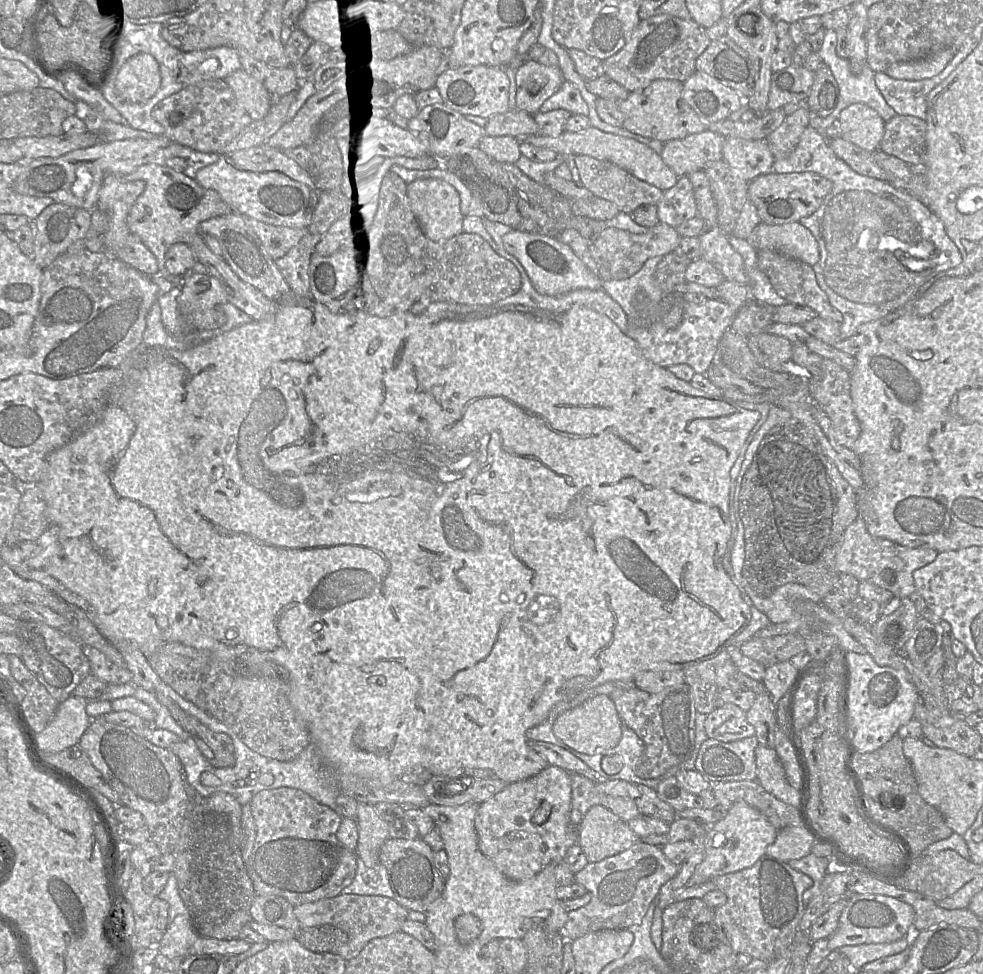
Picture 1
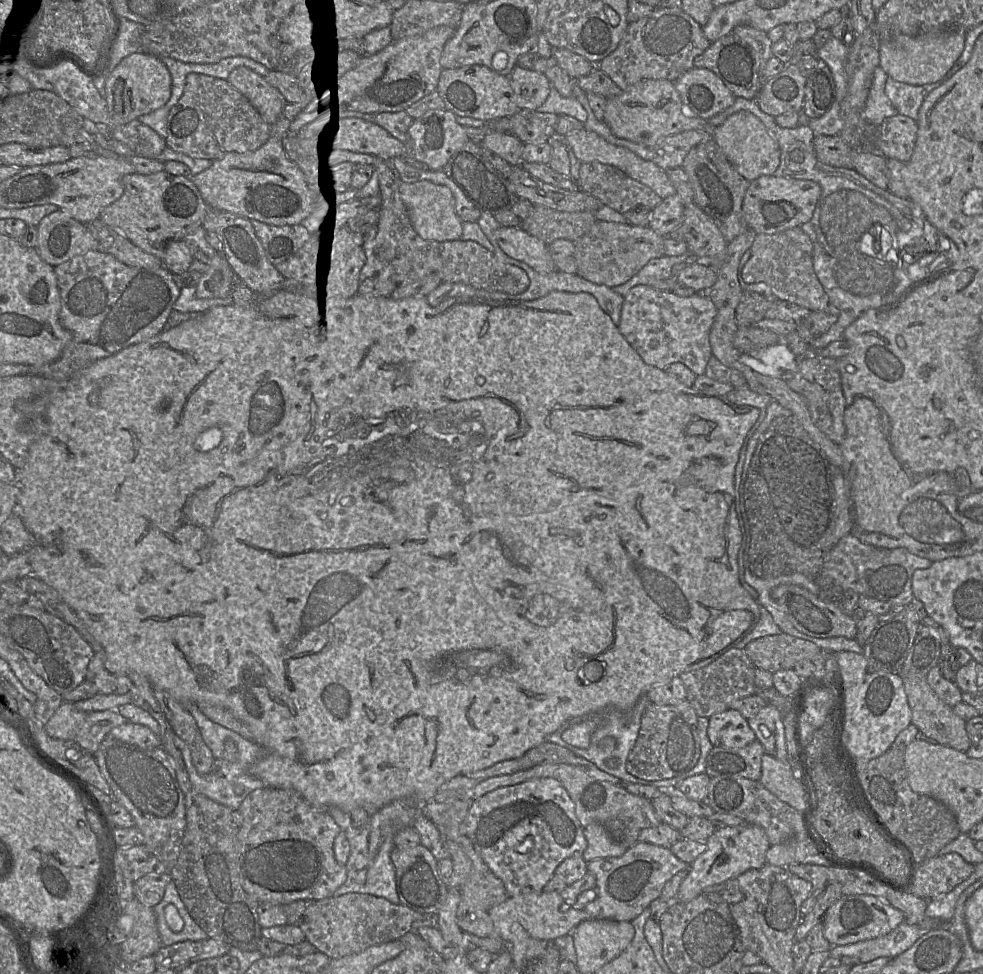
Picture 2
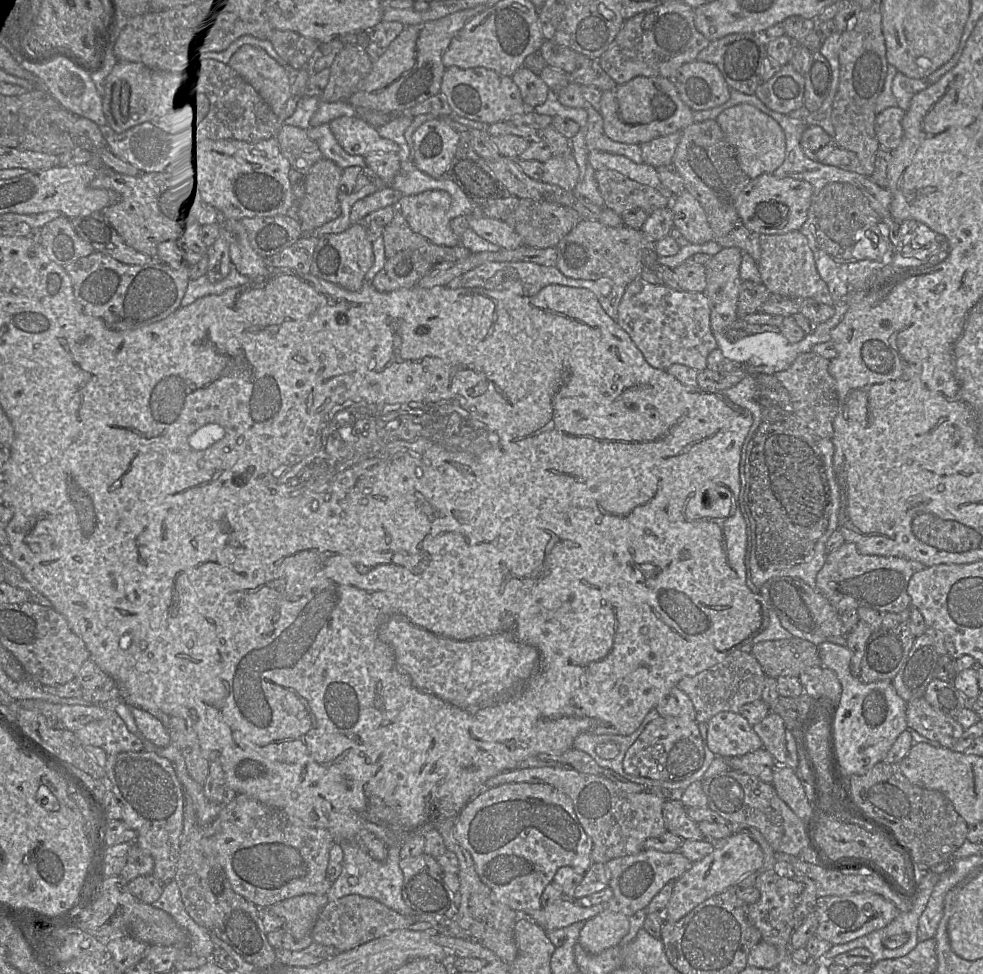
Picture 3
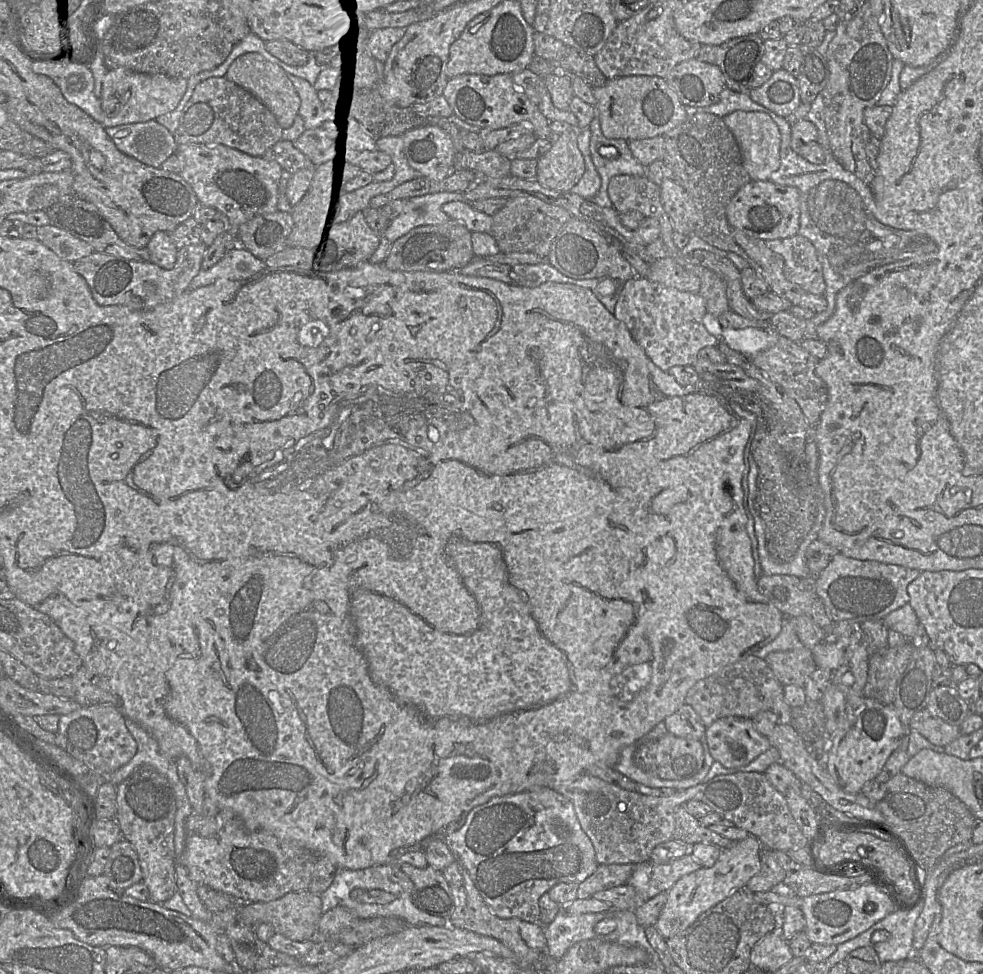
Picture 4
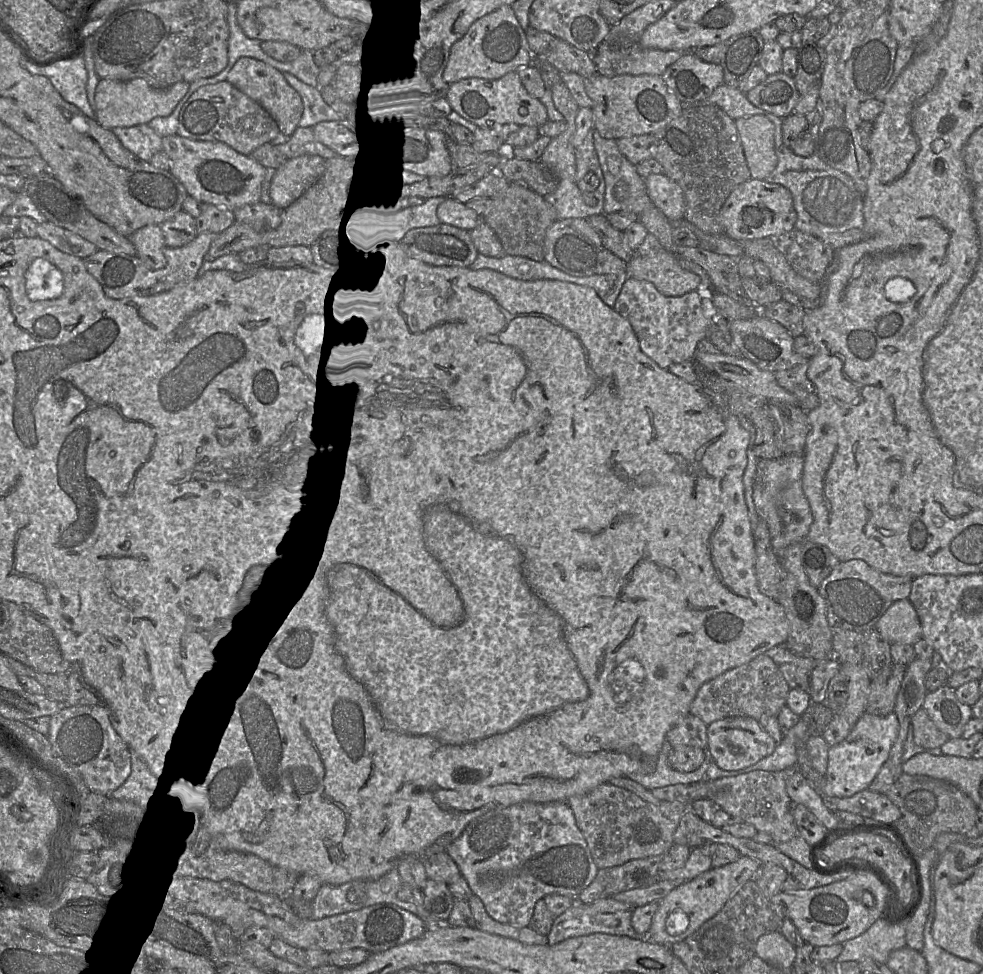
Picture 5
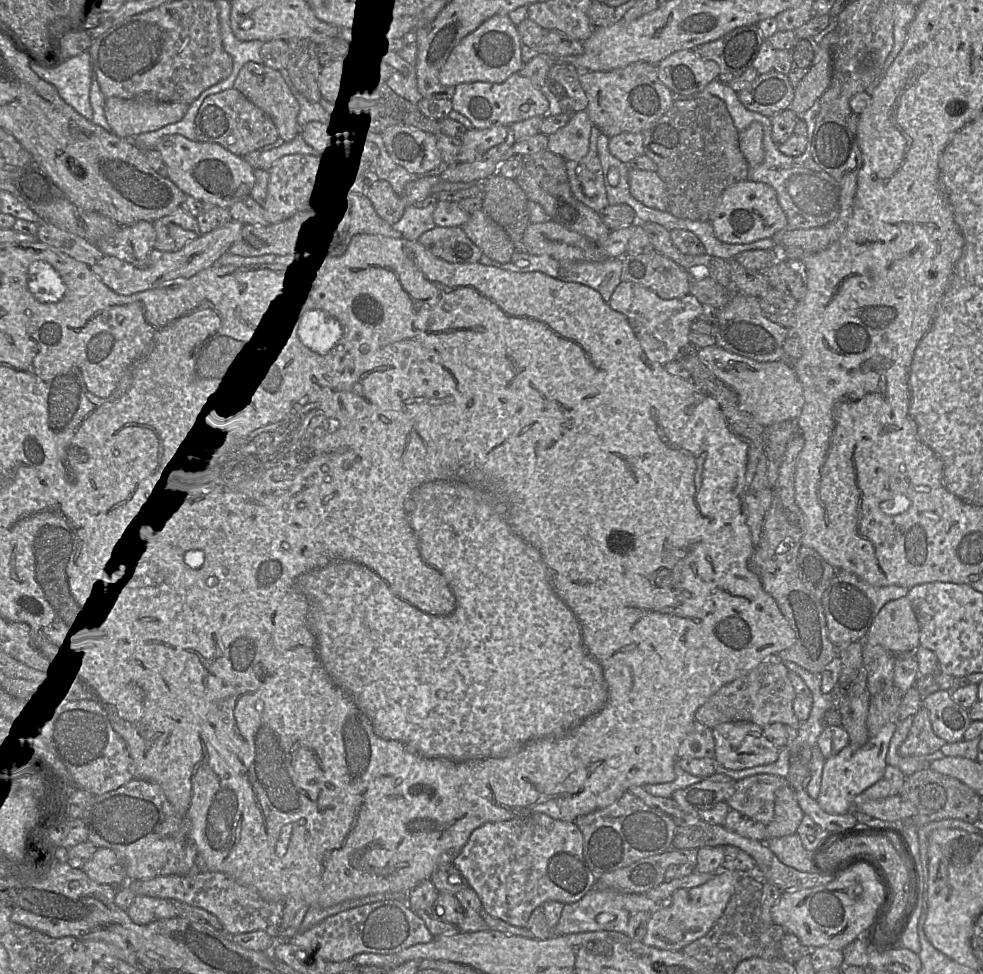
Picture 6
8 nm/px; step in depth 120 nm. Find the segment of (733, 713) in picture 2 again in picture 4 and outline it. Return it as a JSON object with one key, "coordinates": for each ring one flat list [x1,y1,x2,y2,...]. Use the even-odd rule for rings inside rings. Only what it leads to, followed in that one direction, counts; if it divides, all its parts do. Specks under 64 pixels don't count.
{"coordinates":[[721,717,706,728,705,736,711,756,726,768,748,765,771,747,768,738,755,730,750,718]]}

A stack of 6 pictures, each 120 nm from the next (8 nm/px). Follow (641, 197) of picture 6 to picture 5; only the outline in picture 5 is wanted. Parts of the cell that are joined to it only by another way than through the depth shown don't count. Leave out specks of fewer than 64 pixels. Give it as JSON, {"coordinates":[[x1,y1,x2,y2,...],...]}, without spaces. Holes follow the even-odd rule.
{"coordinates":[[650,174,644,181,650,200,670,222,684,219,685,197,677,183,665,174]]}

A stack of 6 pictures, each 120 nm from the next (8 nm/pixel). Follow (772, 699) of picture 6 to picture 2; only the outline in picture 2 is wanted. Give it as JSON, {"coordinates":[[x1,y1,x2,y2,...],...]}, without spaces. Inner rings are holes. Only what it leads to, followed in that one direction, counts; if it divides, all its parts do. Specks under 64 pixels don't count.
{"coordinates":[[731,648,710,664,682,673,680,677,687,690,687,700,698,716,710,718,716,713,730,709,734,701,756,694,755,669,743,649]]}

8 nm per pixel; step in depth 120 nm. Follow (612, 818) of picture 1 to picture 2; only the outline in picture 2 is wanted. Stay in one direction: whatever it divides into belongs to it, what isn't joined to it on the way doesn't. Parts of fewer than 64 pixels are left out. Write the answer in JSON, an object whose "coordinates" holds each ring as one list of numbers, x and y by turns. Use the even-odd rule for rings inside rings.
{"coordinates":[[593,822,584,827,587,847,582,853,586,862,599,858,619,857,627,851,627,847,614,840,607,829,600,823]]}

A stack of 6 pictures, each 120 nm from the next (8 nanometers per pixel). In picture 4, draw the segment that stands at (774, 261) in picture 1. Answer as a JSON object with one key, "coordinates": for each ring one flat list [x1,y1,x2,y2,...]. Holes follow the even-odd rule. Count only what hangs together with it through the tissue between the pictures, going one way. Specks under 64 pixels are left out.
{"coordinates":[[795,234,791,237,764,240,766,245,783,259,783,274,791,283,816,295,824,295,826,283,822,265,815,247,805,237]]}

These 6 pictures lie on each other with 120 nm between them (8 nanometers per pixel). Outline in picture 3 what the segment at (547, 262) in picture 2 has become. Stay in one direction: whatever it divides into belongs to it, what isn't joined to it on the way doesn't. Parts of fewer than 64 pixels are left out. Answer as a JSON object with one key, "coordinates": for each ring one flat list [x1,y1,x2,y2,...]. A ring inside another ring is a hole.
{"coordinates":[[487,216,469,217,469,228,501,249,516,249,523,245,521,237,506,222]]}

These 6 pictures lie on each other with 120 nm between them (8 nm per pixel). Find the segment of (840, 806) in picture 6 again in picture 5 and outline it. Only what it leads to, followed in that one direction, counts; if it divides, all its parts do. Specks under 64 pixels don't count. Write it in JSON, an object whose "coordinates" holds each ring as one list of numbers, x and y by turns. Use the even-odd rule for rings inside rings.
{"coordinates":[[864,712,852,727,849,735,842,742,829,748,824,794,844,798,868,789,870,783,886,762,898,731,899,722,895,712,885,716]]}

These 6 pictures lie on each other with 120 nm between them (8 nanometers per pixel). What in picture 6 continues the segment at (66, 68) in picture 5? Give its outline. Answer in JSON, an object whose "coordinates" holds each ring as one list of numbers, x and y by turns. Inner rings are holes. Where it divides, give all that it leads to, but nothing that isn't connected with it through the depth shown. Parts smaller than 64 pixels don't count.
{"coordinates":[[88,51,50,65,29,61,29,66,39,78,54,86,68,105,92,120,89,94,93,70]]}

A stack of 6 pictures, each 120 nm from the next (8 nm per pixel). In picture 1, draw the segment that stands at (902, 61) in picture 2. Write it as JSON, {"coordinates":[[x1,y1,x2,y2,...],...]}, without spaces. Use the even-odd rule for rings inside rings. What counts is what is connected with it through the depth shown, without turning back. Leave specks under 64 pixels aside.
{"coordinates":[[942,49,928,57,890,64,885,73,895,79,922,80,938,75,955,56,956,50]]}

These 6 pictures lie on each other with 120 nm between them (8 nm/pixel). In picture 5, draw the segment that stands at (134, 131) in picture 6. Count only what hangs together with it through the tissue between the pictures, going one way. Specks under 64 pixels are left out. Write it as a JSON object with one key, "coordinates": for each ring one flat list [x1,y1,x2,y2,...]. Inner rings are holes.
{"coordinates":[[142,78,125,82,101,79,95,95,95,118,101,126,107,129,148,124,156,117,169,116,188,92,190,84,177,82,167,89,158,90]]}

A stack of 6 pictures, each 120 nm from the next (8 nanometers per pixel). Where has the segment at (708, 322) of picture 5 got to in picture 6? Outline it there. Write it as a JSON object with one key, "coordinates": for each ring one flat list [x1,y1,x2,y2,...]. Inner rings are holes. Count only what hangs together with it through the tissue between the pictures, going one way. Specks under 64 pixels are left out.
{"coordinates":[[626,281,618,285,608,304,613,310,625,315,646,357,661,365,676,360,681,350,691,345,689,342,691,323,707,310,706,306,692,294,662,299,654,291]]}

